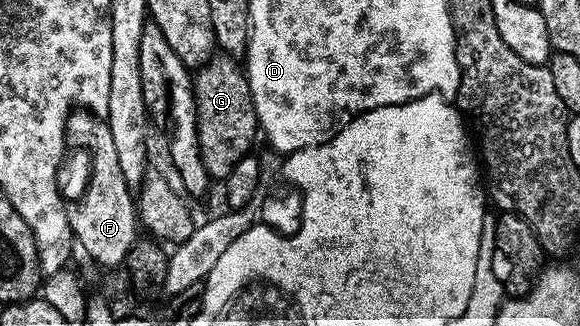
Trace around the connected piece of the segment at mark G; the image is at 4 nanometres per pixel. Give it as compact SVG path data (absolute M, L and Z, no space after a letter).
M217 54L199 68L194 75L196 112L198 113L198 141L202 161L213 180L228 178L234 167L253 150L252 142L258 139L256 110L250 93L248 77L235 58Z

